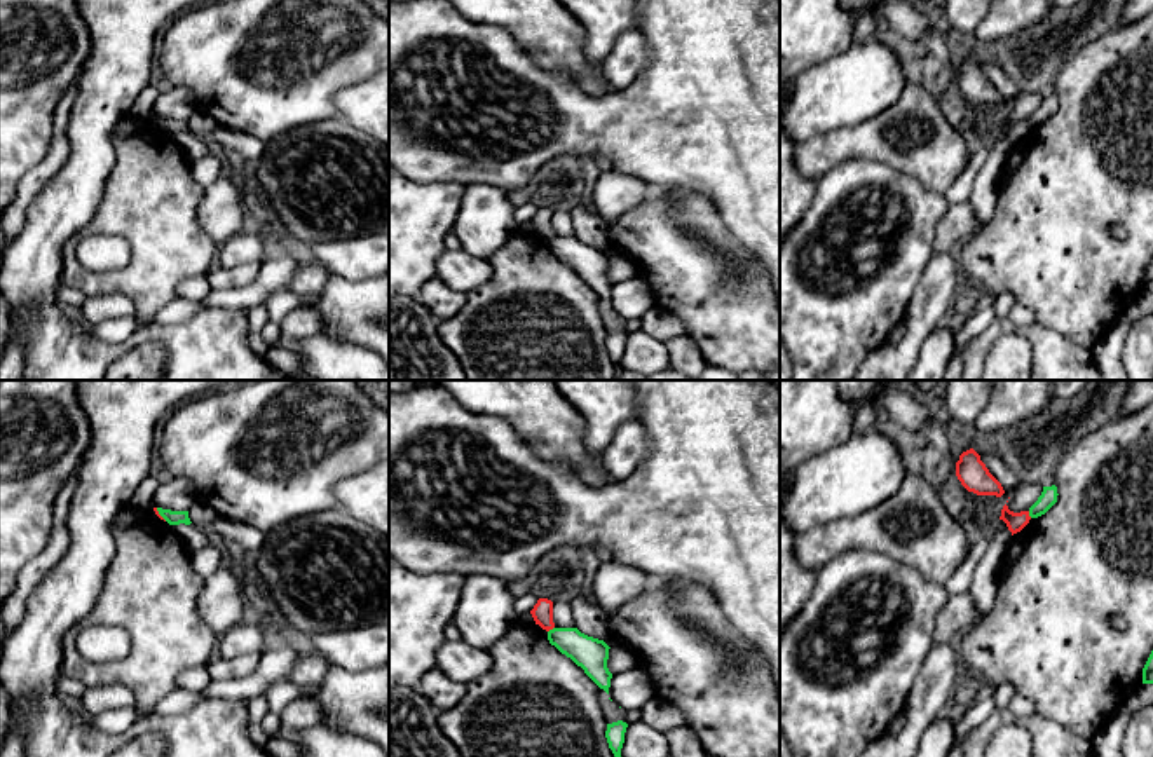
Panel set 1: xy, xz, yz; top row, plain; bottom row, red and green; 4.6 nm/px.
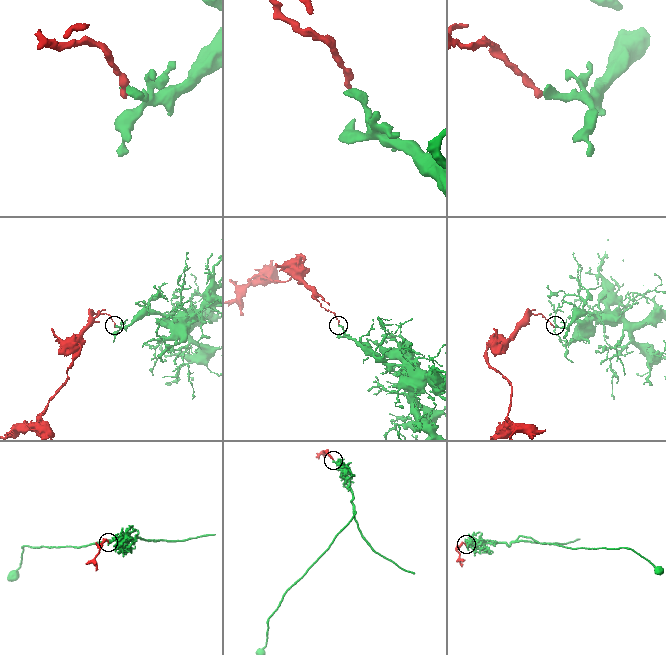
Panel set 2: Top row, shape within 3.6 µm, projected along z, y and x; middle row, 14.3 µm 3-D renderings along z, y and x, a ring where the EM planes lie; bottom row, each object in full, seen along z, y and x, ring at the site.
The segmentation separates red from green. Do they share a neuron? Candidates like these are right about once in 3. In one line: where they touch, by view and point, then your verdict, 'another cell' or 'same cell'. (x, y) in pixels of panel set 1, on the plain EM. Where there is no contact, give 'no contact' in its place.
xz (550, 238) | another cell

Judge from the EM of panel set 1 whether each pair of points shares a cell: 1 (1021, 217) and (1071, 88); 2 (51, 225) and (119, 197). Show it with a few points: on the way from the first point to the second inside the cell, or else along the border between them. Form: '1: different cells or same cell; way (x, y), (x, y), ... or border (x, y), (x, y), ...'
1: same cell; way (1052, 185), (1071, 166), (1071, 119)
2: different cells; border (112, 168), (95, 217), (70, 238)

